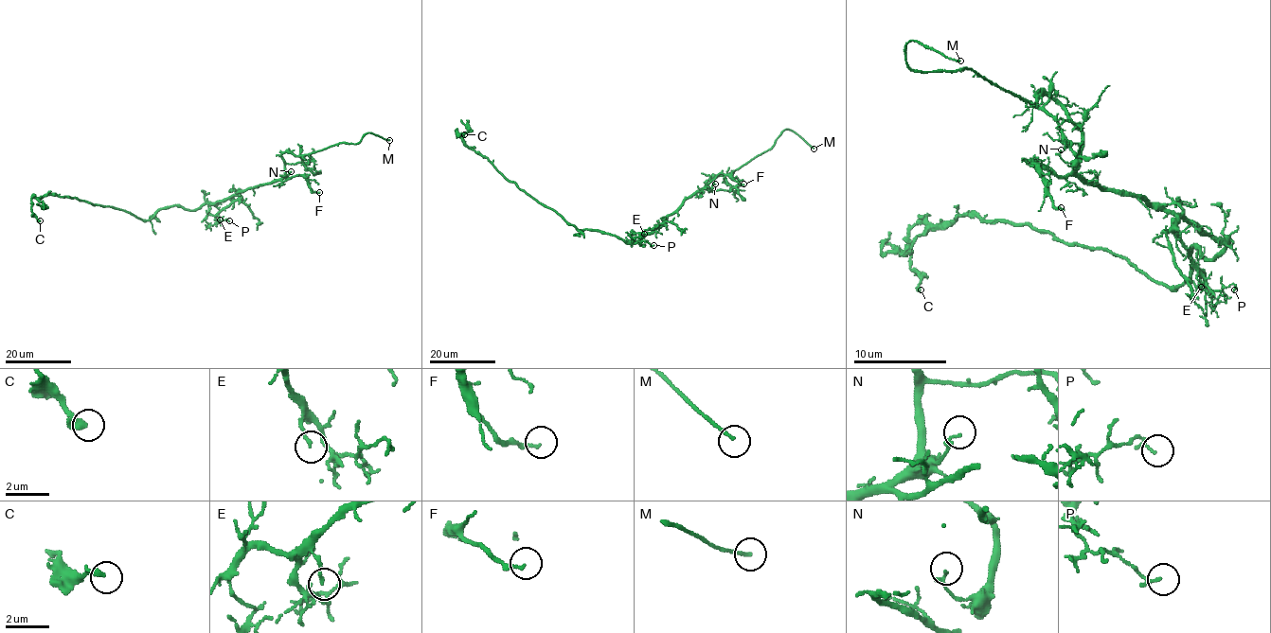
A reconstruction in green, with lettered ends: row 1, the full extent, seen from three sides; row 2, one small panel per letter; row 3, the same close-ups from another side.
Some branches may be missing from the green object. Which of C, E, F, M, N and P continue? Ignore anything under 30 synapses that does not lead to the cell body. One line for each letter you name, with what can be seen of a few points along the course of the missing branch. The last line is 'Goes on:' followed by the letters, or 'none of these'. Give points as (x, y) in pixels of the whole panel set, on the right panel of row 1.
M: course (960, 61), (986, 58)
Goes on: M

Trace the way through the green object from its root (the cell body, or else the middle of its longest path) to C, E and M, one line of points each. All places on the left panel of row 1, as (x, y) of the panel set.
C: (215, 202), (193, 210), (166, 206), (141, 219), (111, 206), (44, 194), (31, 200), (32, 213), (40, 220)
E: (215, 202), (234, 195), (239, 197), (218, 214), (220, 219)
M: (215, 202), (280, 179), (285, 152), (304, 155), (342, 142), (357, 144), (368, 132), (389, 140)

